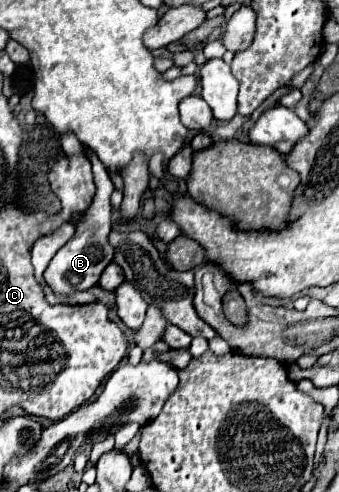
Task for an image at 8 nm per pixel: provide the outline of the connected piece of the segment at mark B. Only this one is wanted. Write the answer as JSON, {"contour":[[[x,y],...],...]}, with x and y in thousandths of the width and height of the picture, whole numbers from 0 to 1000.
{"contour":[[[254,301],[248,305],[254,317],[271,329],[271,350],[277,350],[277,370],[283,370],[283,402],[265,419],[265,427],[254,431],[254,451],[224,459],[218,480],[165,512],[165,520],[147,528],[130,565],[136,577],[165,593],[165,598],[218,598],[218,593],[242,593],[242,589],[265,589],[271,581],[283,581],[295,557],[307,553],[307,545],[330,533],[336,508],[319,492],[319,476],[330,467],[330,419],[324,419],[324,394],[336,390],[336,374],[307,341],[307,333],[295,329],[295,321]]]}

